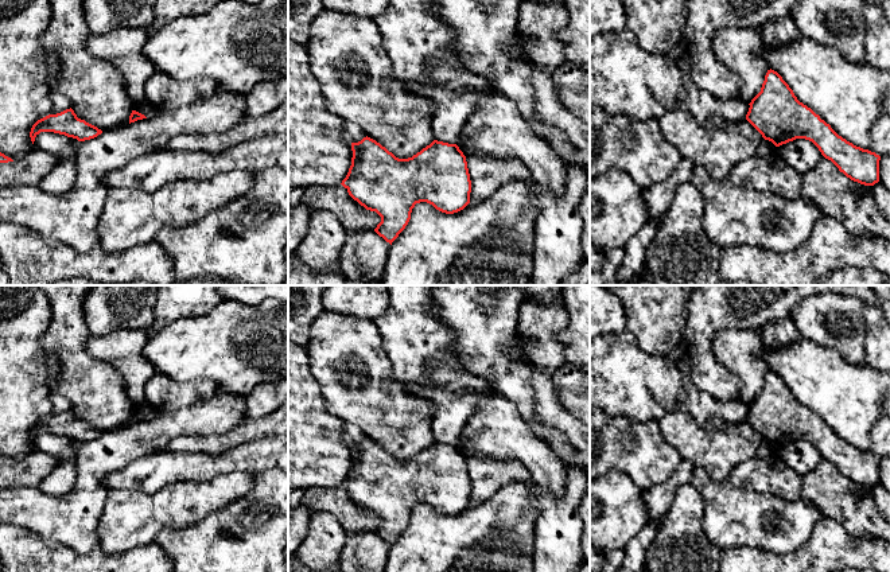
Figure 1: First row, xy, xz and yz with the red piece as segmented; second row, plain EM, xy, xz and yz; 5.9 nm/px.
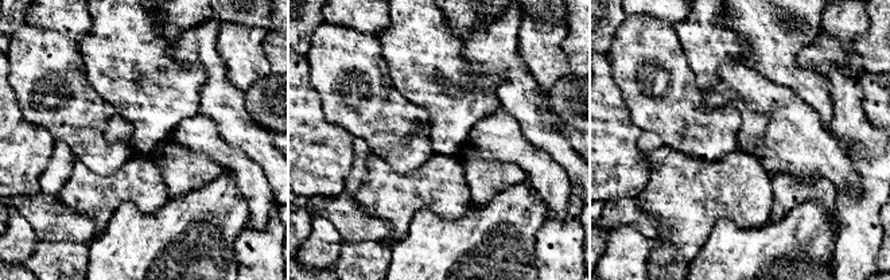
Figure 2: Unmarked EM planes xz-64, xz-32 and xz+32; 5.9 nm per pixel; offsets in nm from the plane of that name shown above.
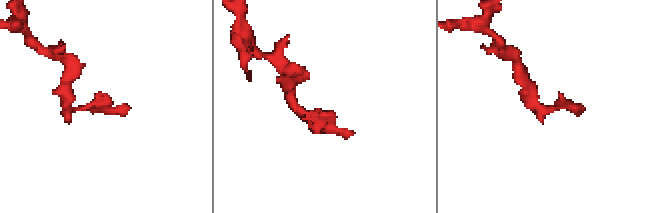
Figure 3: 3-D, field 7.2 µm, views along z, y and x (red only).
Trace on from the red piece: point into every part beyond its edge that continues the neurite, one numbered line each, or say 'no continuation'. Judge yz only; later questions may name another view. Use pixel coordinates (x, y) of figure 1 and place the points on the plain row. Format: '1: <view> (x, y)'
no continuation

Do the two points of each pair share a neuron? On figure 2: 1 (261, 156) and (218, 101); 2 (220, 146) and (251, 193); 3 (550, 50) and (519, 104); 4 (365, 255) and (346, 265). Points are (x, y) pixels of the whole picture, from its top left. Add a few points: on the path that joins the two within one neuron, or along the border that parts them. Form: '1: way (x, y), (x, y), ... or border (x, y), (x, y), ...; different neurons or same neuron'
1: way (255, 143), (229, 115); same neuron
2: way (230, 158), (251, 181); same neuron
3: border (519, 50), (529, 74), (537, 84); different neurons
4: way (361, 259), (354, 265), (350, 265); same neuron

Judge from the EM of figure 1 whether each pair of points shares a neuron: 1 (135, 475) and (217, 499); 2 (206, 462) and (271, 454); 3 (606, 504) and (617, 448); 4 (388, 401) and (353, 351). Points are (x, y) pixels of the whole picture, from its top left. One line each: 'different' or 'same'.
1: different
2: same
3: different
4: same

